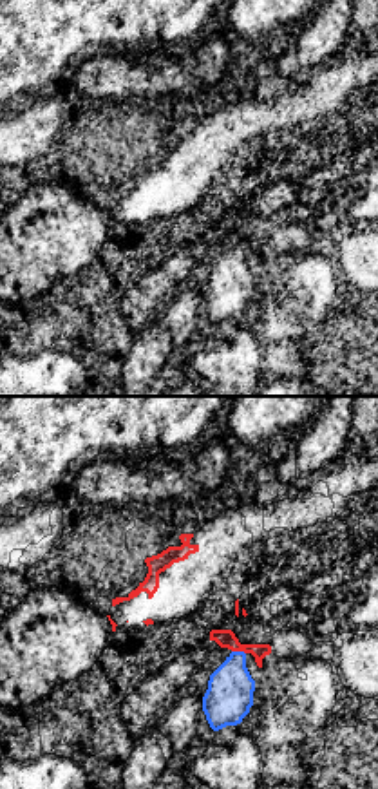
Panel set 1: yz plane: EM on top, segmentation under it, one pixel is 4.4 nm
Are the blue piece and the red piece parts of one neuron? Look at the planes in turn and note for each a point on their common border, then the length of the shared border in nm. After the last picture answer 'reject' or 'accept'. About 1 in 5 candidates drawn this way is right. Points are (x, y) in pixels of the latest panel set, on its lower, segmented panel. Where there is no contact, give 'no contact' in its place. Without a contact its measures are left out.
meets blue at (239, 652); contact 70 nm long

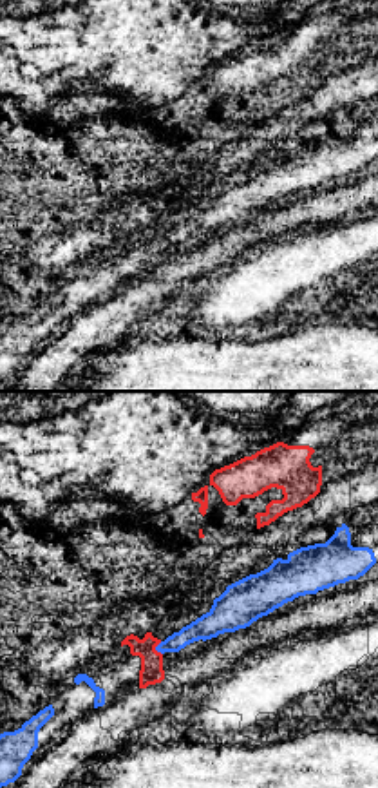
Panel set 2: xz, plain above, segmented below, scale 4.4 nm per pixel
meets blue at (156, 649); contact 60 nm long

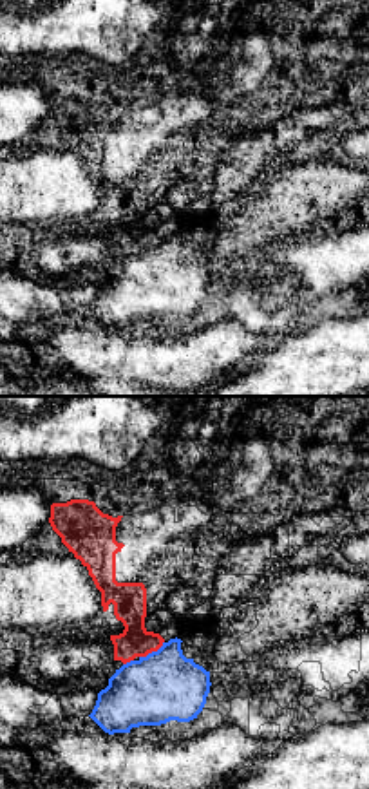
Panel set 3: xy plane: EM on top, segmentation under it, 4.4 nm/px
meets blue at (152, 652); contact 130 nm long

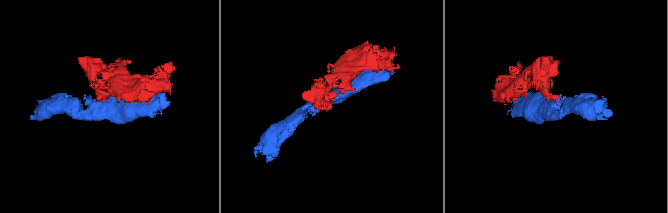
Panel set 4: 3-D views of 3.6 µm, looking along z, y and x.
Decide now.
reject

